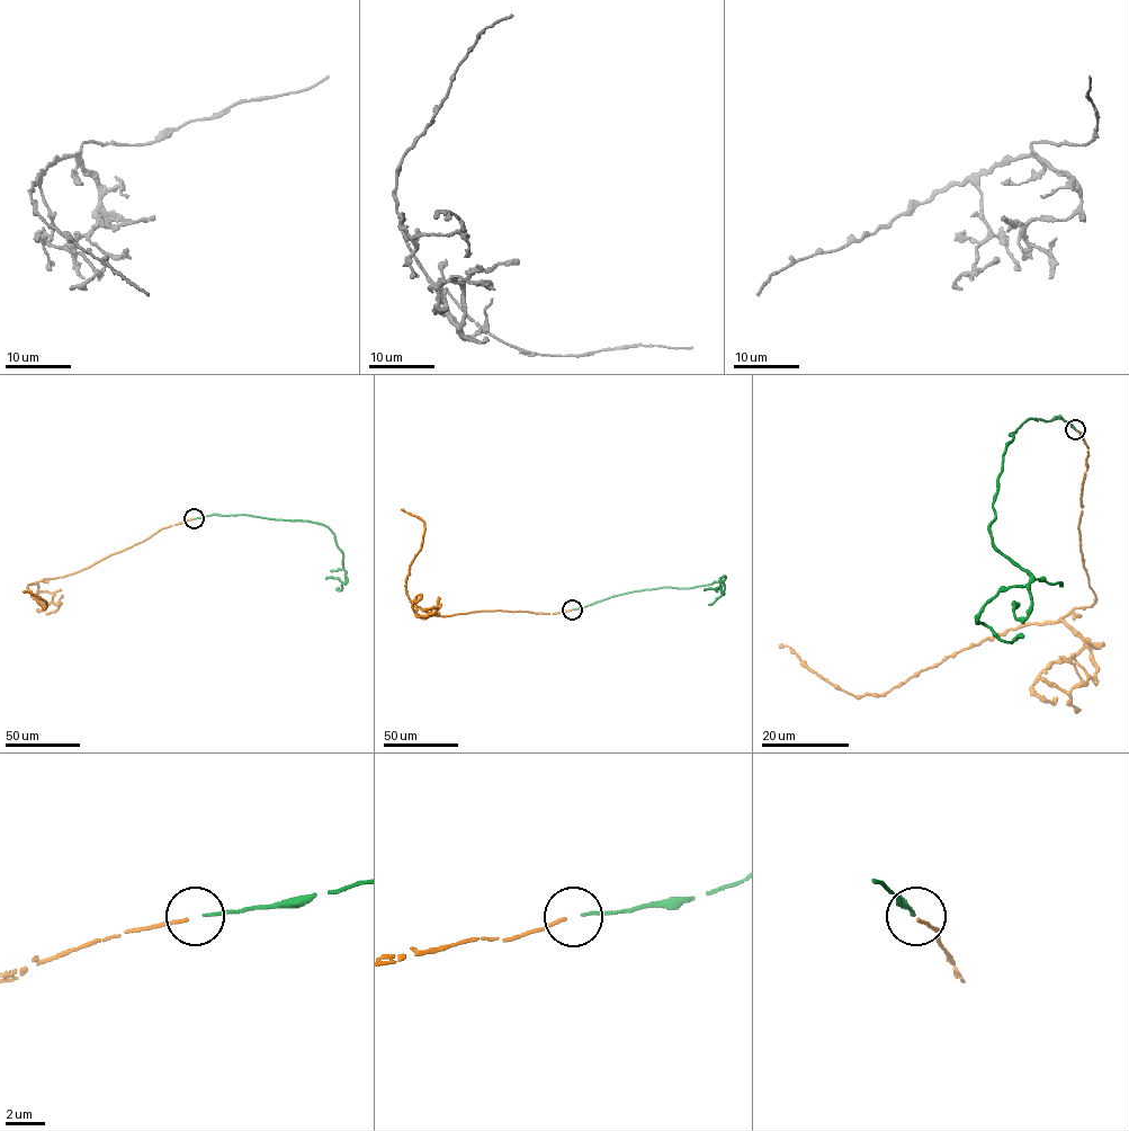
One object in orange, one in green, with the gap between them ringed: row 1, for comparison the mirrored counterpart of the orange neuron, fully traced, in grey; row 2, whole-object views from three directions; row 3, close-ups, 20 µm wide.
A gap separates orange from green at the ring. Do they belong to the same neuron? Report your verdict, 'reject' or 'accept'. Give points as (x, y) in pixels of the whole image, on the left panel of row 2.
accept

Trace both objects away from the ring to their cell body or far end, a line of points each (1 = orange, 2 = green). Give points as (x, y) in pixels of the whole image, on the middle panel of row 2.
1: (572, 609), (448, 616), (426, 612), (411, 602), (405, 586), (410, 566), (421, 548), (423, 522), (402, 509)
2: (573, 608), (642, 590), (693, 588), (720, 580), (722, 594), (724, 576), (719, 579), (717, 591)

